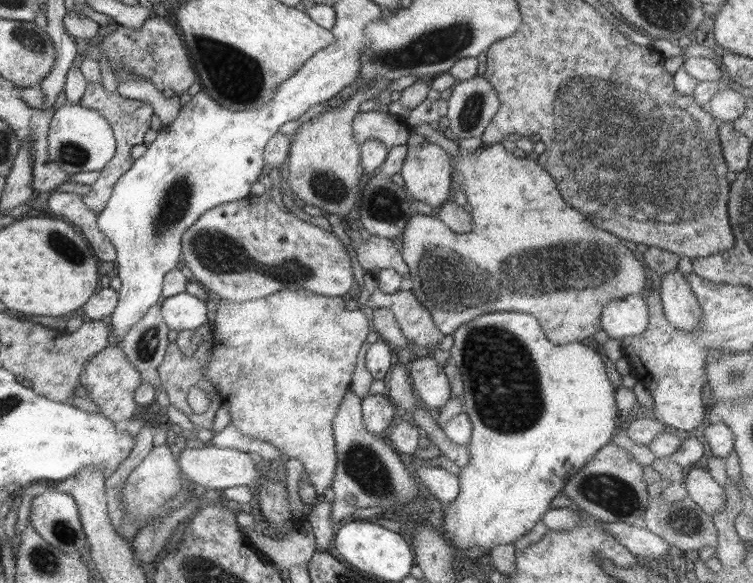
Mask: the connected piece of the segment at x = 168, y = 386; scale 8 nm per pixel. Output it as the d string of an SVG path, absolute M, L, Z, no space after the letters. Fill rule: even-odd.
M199 339L196 343L196 348L191 356L187 357L182 355L179 348L174 341L169 342L167 348L165 349L165 355L163 355L163 360L156 366L158 372L160 385L165 388L167 398L169 400L169 405L177 410L181 411L190 420L190 424L193 424L193 428L203 428L205 422L207 422L207 409L203 413L193 413L185 401L187 396L187 391L191 386L197 386L199 390L207 390L207 396L209 396L209 402L221 402L217 390L203 378L203 367L211 355L211 347L213 344L209 341L204 341Z

